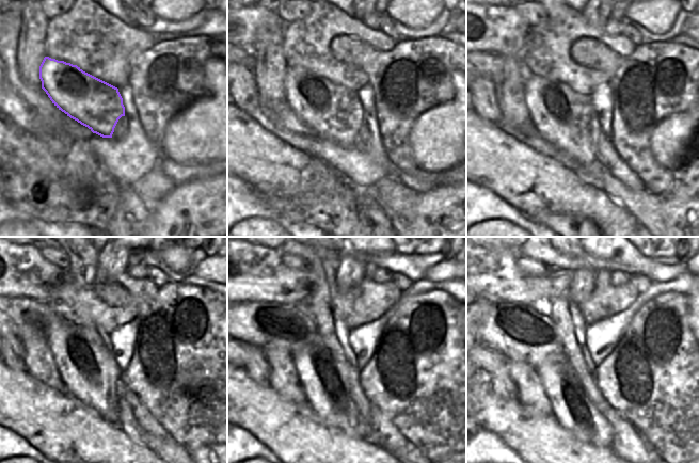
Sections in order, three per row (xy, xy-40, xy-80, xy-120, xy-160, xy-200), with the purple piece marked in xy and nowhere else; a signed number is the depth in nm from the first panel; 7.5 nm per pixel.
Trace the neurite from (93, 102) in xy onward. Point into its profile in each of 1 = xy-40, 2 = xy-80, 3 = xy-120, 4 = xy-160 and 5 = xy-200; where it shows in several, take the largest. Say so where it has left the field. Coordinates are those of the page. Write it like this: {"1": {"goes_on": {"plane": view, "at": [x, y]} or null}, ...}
{"1": {"goes_on": {"plane": "xy-40", "at": [334, 113]}}, "2": {"goes_on": {"plane": "xy-80", "at": [567, 118]}}, "3": {"goes_on": {"plane": "xy-120", "at": [88, 368]}}, "4": {"goes_on": {"plane": "xy-160", "at": [324, 373]}}, "5": {"goes_on": {"plane": "xy-200", "at": [564, 379]}}}

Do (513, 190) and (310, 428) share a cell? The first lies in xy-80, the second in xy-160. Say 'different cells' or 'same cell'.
same cell

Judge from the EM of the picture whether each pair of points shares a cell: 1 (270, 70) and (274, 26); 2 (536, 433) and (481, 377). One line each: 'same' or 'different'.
1: same
2: same

